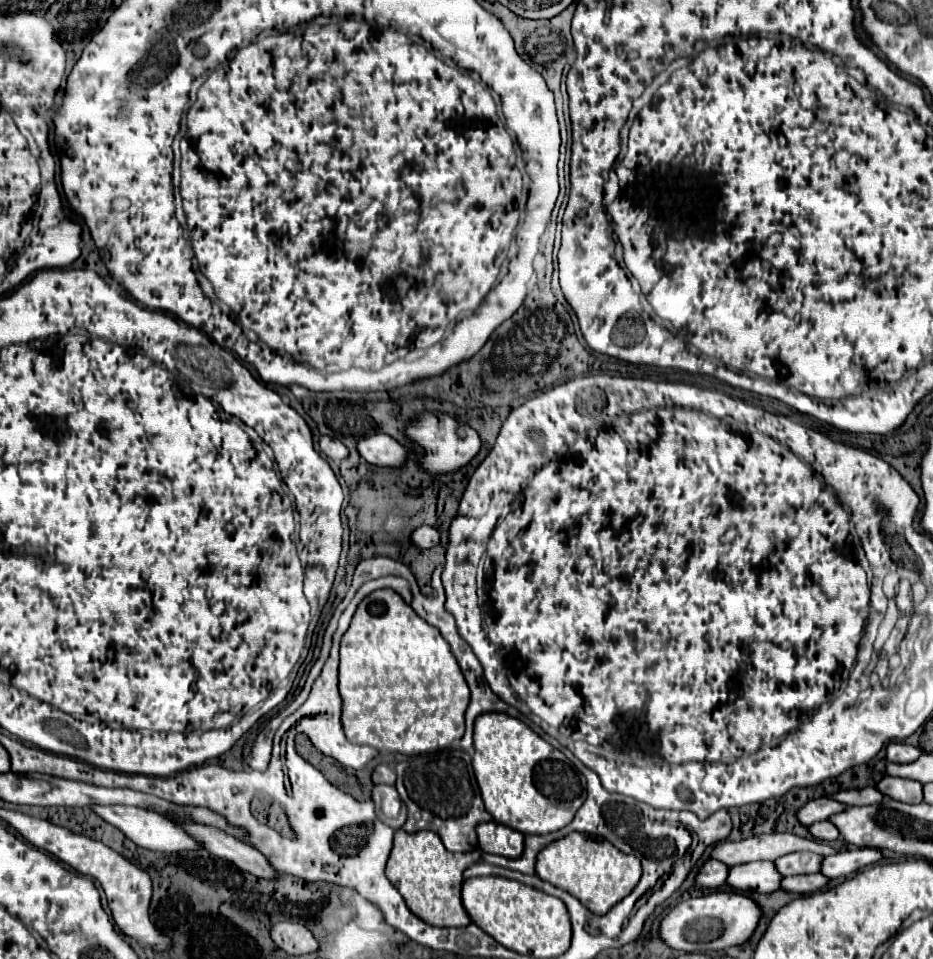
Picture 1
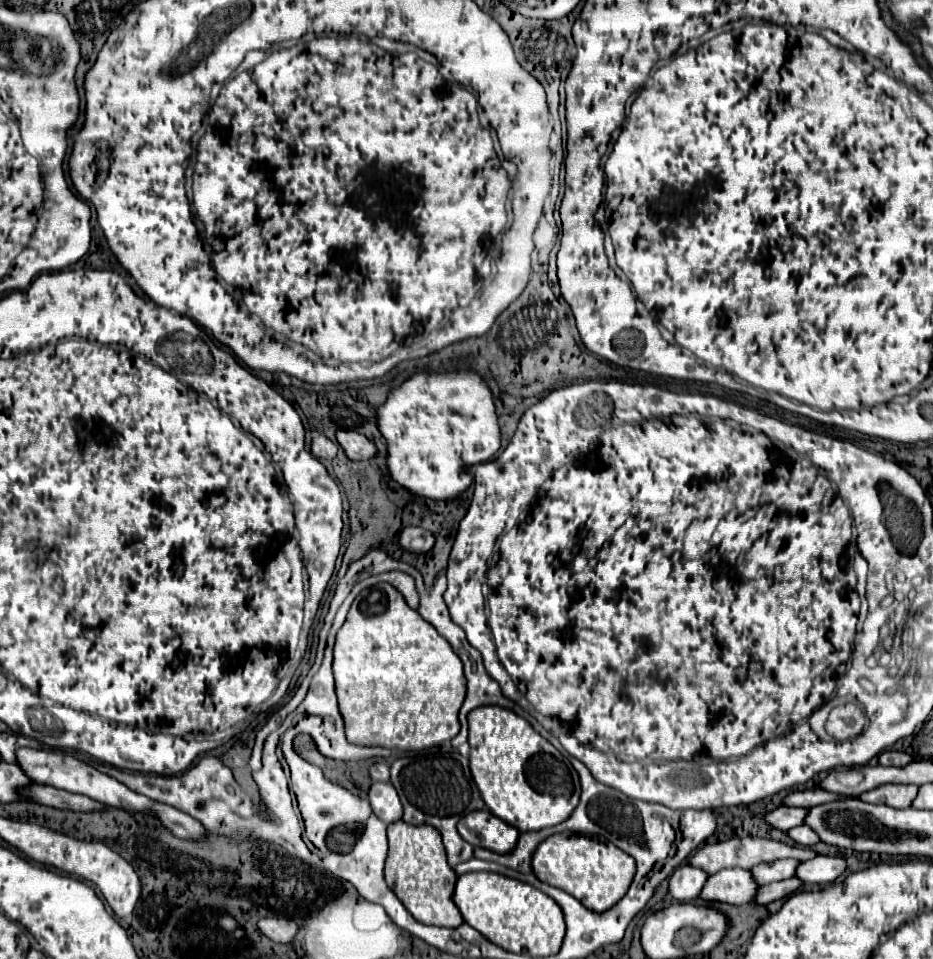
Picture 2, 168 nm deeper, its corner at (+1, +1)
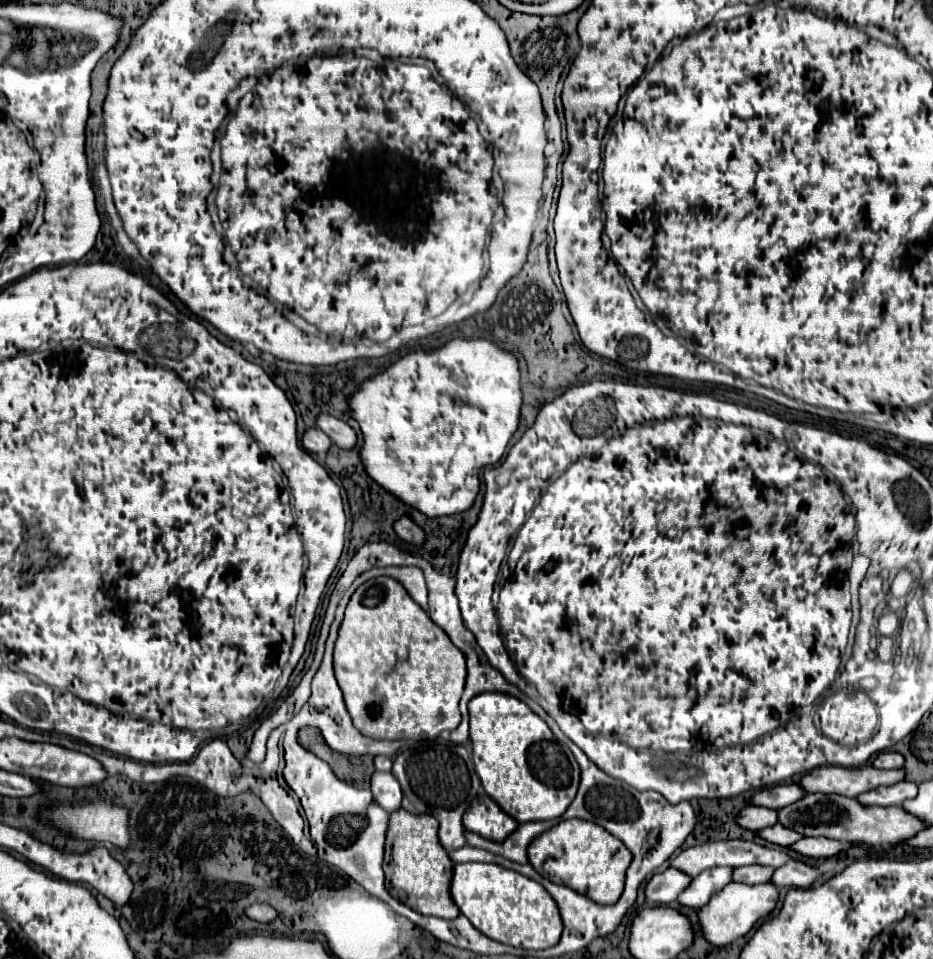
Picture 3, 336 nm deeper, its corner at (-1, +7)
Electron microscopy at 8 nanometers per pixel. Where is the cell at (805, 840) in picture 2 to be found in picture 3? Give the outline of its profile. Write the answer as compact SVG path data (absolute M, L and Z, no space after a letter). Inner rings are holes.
M775 824L775 826L769 826L769 828L763 828L757 832L759 838L771 842L771 844L777 844L777 846L791 846L795 844L797 840L801 840L803 836L789 830L789 828L783 828L781 824Z

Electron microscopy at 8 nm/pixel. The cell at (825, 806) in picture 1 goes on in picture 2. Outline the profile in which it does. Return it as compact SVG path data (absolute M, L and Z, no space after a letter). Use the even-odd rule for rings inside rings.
M781 806L777 810L773 810L771 814L767 814L767 822L775 828L781 830L791 830L795 826L801 826L805 822L807 816L807 808L793 808L793 806Z

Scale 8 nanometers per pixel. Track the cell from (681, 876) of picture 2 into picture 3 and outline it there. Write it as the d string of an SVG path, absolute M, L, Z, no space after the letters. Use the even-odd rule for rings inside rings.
M667 868L661 874L655 874L645 886L645 900L655 904L669 904L689 886L691 878L679 870Z

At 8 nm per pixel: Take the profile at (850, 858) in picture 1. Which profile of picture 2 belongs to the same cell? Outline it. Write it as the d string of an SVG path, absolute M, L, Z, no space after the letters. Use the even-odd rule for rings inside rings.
M815 856L813 860L801 862L797 876L809 884L829 884L837 880L847 868L847 862L839 856Z

